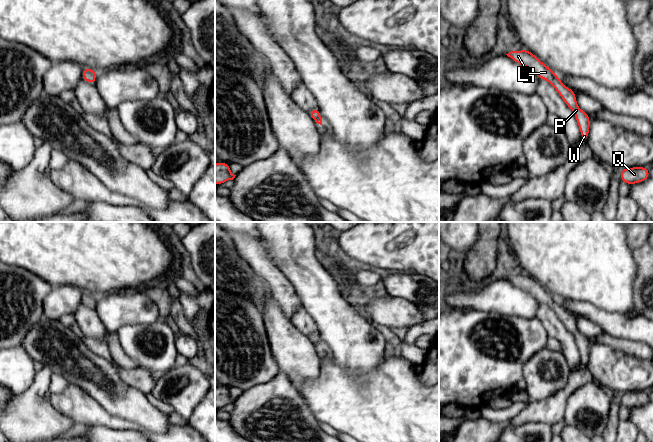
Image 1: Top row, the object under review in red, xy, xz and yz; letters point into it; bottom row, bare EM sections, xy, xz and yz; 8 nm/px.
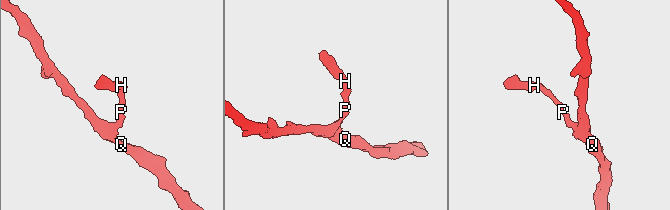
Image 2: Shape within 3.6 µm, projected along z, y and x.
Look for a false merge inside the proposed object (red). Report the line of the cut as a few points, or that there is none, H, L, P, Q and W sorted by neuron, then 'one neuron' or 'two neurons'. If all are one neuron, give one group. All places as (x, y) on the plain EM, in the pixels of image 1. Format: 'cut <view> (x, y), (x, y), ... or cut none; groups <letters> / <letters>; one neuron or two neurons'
cut none; groups H L P Q W; one neuron

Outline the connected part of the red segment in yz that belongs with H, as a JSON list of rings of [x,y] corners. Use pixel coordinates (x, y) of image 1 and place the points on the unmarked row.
[[[523,273],[521,275],[511,275],[506,279],[516,287],[531,293],[540,303],[547,304],[556,313],[566,329],[573,335],[580,353],[581,363],[587,365],[589,360],[590,342],[588,337],[582,335],[578,331],[575,321],[576,316],[566,311],[561,306],[558,299],[530,275]]]

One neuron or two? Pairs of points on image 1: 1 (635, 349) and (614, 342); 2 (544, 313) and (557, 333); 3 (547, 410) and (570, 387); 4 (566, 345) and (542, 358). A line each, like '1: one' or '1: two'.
1: one
2: one
3: one
4: two

